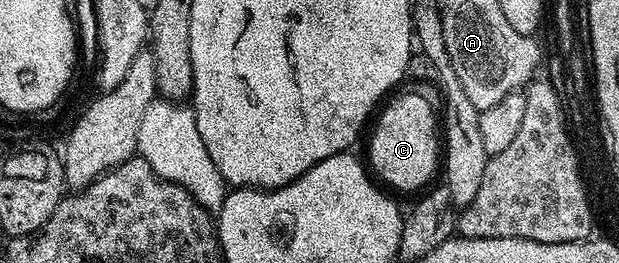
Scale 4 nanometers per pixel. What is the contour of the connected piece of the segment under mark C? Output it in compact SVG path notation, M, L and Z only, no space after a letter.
M414 90L395 96L393 95L379 109L380 117L378 117L379 112L375 117L376 129L373 130L372 141L368 144L368 156L372 159L370 168L381 181L385 180L383 183L389 189L401 188L404 192L412 192L415 188L423 189L425 187L423 184L435 172L437 175L438 165L442 160L442 140L438 135L438 112L423 98L418 98Z

